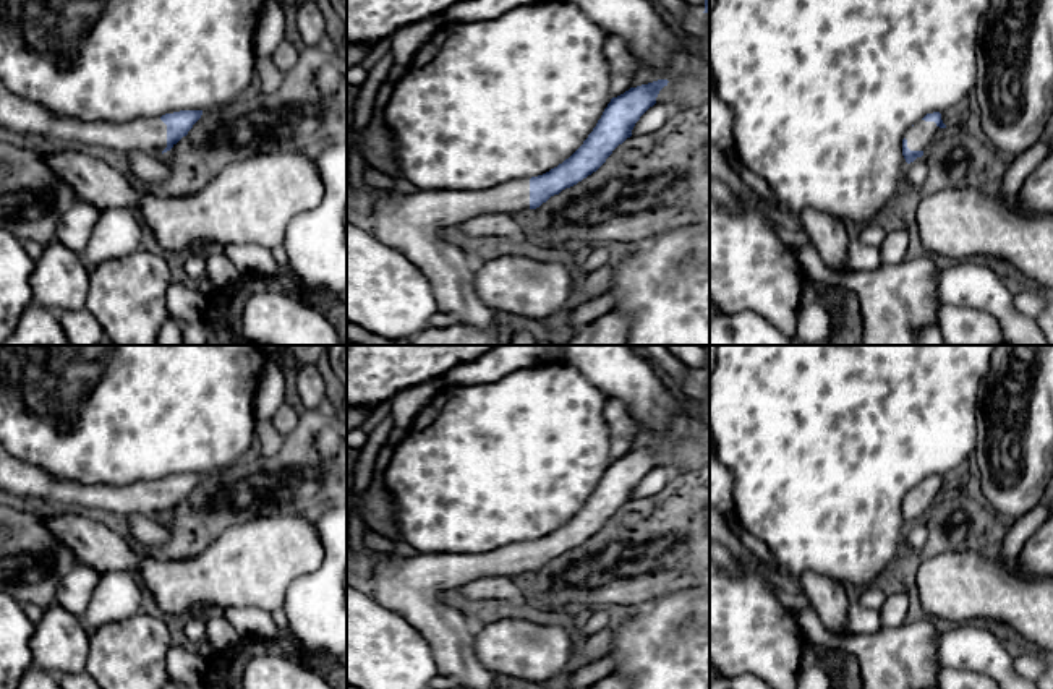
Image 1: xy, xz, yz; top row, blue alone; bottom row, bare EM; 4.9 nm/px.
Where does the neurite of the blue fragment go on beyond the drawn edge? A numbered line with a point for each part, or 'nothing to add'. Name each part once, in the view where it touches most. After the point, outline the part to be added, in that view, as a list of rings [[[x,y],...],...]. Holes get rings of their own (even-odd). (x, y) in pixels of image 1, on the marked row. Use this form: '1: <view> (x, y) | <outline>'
1: xy (149, 135) | [[[0,81],[0,128],[24,136],[53,136],[117,151],[160,154],[167,148],[167,125],[160,117],[136,118],[125,123],[83,122],[47,110],[37,102],[11,92]]]

